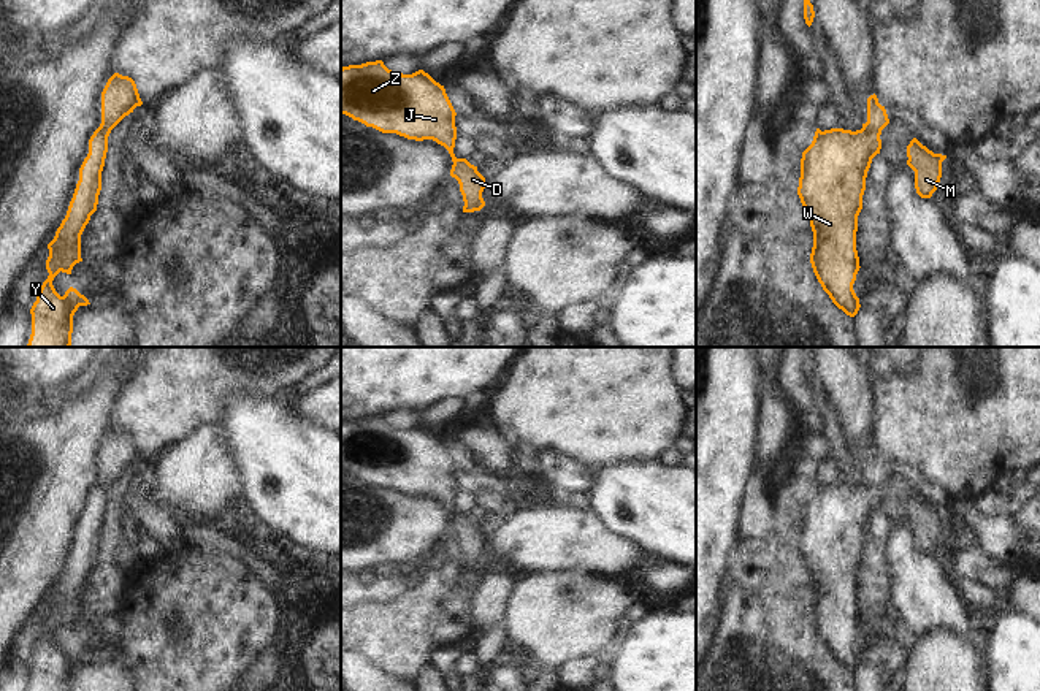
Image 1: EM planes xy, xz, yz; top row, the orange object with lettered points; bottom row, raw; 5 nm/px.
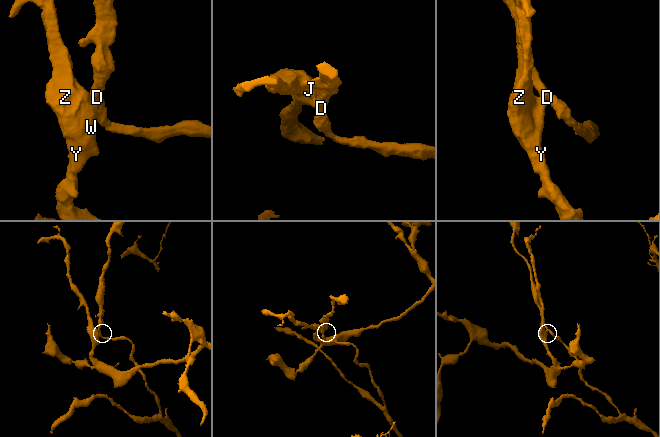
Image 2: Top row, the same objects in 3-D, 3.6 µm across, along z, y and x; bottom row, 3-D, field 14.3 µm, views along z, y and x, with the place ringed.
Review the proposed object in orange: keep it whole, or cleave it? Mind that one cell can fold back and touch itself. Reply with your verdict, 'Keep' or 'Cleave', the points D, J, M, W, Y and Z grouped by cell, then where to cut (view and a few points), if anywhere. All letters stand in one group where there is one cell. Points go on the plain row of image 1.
Cleave. Groups: D M / J W Y Z. Split along yz (863, 482), (880, 487)

